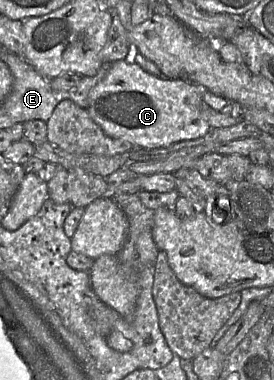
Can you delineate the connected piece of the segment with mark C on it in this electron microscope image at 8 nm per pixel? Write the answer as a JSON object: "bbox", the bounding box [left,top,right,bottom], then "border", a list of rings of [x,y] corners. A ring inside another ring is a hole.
{"bbox":[87,62,211,149],"border":[[[134,62],[111,63],[105,77],[89,92],[87,111],[104,133],[146,149],[165,148],[203,137],[211,126],[202,114],[202,86],[182,79],[153,75]]]}

